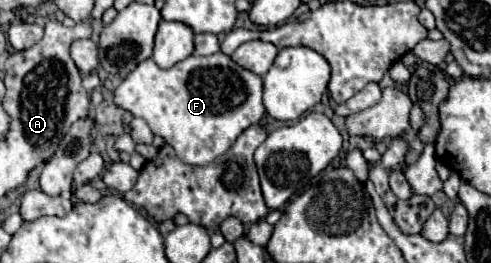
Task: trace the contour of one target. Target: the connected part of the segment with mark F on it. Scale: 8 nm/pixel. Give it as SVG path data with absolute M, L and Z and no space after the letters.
M214 53L208 57L190 55L170 69L160 69L152 59L146 59L114 91L114 103L130 111L134 117L146 119L152 133L164 137L164 141L174 147L178 159L188 165L208 165L218 155L226 153L244 129L260 123L266 113L262 103L262 77L236 65L224 53Z

